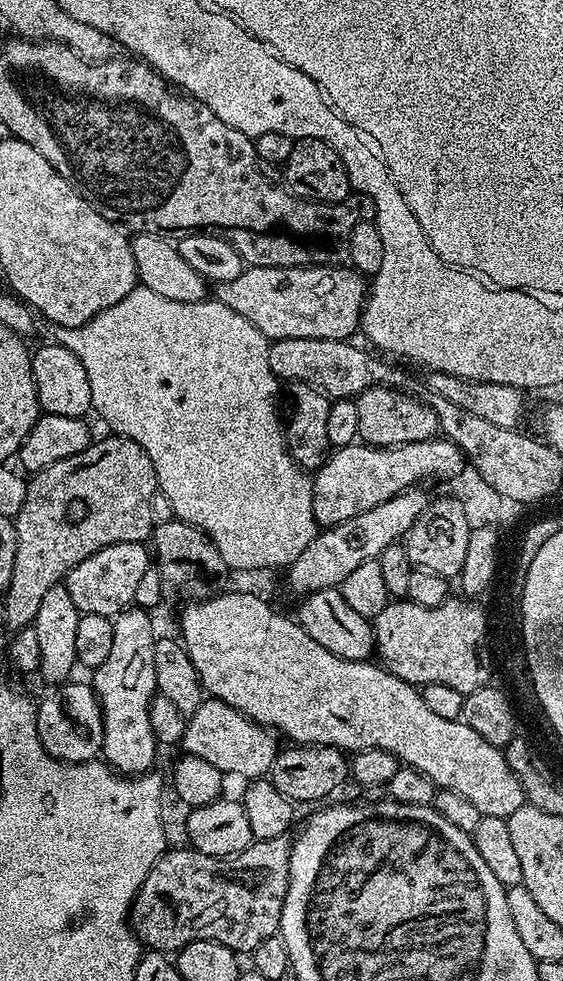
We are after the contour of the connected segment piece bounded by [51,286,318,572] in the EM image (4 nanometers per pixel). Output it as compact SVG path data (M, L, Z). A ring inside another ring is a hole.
M138 286L134 290L130 290L130 294L126 294L126 298L122 298L122 302L118 302L114 306L110 306L106 310L102 310L90 322L86 322L77 328L58 328L51 329L51 339L62 345L63 348L68 348L72 351L78 359L82 362L82 366L86 366L86 378L90 378L90 394L92 395L92 406L95 415L100 415L106 423L109 424L111 431L118 436L125 436L134 442L138 442L138 446L142 446L142 450L146 450L146 454L150 454L150 462L154 462L154 474L156 475L156 482L162 496L168 499L168 504L172 507L171 515L178 520L185 520L187 524L198 526L198 530L202 530L214 542L214 546L218 550L218 554L222 558L222 562L226 562L228 568L234 570L254 570L255 568L266 568L269 570L287 569L288 565L292 564L298 558L298 554L302 554L302 550L306 550L306 546L310 546L310 542L315 538L318 531L318 525L314 518L314 502L312 501L312 481L309 473L301 468L292 455L288 453L288 443L284 441L284 428L282 427L282 412L276 409L276 395L281 395L282 384L277 380L274 370L270 370L270 358L268 357L268 350L270 341L267 336L264 336L258 329L250 322L246 322L246 318L242 318L242 314L234 314L234 310L230 310L230 306L222 306L214 298L205 298L198 302L174 302L170 298L162 298L162 294L154 294L154 290Z

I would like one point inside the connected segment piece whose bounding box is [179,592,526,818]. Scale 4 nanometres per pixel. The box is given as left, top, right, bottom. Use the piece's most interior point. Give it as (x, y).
(263, 664)

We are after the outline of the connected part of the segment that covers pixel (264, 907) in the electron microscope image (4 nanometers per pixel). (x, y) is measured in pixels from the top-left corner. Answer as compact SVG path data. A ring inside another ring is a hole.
M282 834L274 839L255 840L246 850L236 853L235 856L229 858L214 857L212 855L202 854L193 848L183 847L178 850L174 850L174 848L167 849L156 860L150 870L150 874L146 876L146 880L139 887L139 892L135 896L135 901L132 903L132 908L129 912L129 923L145 947L148 947L151 951L174 954L186 947L190 942L206 940L217 941L220 945L226 946L237 954L243 954L243 952L244 954L250 954L266 938L277 935L281 922L282 902L285 901L286 890L289 888L289 860L290 854L292 853L292 840L289 835Z

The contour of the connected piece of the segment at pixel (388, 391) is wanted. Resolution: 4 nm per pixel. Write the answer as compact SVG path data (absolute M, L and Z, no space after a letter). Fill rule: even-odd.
M379 384L374 386L370 390L366 390L361 396L355 397L356 405L358 406L358 430L360 431L359 439L366 444L372 444L375 448L393 448L394 446L402 446L403 444L409 444L410 442L426 442L427 440L437 439L440 432L440 423L436 417L436 411L432 409L423 399L419 400L419 395L410 392L401 392L399 388L387 388Z

